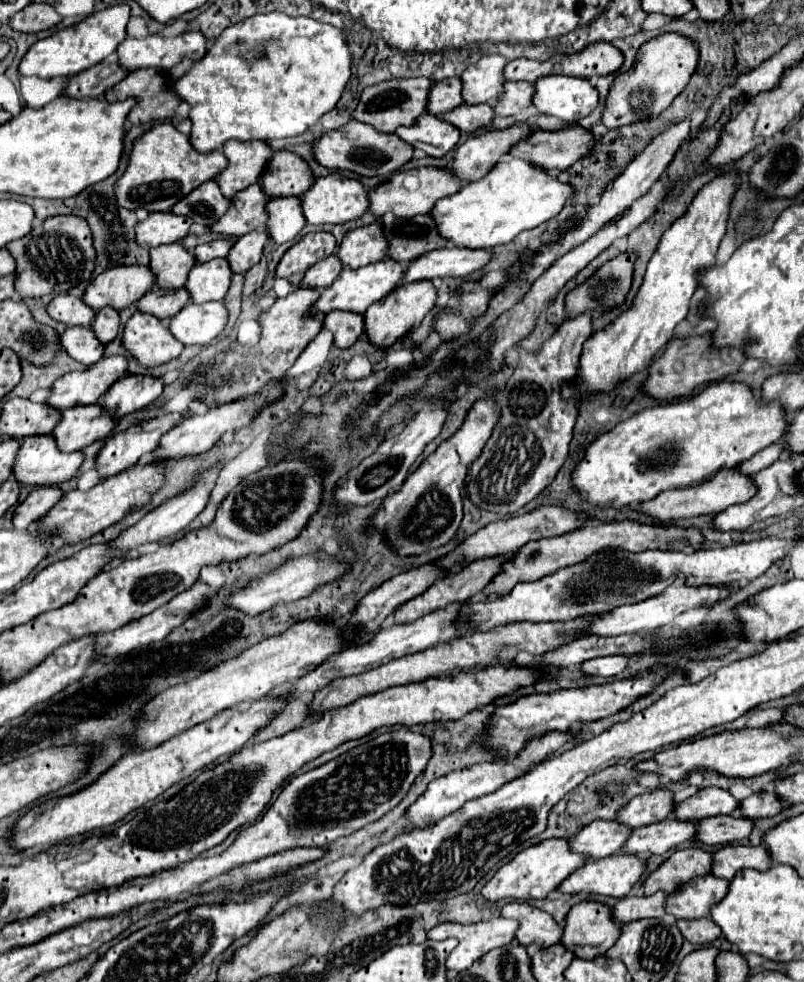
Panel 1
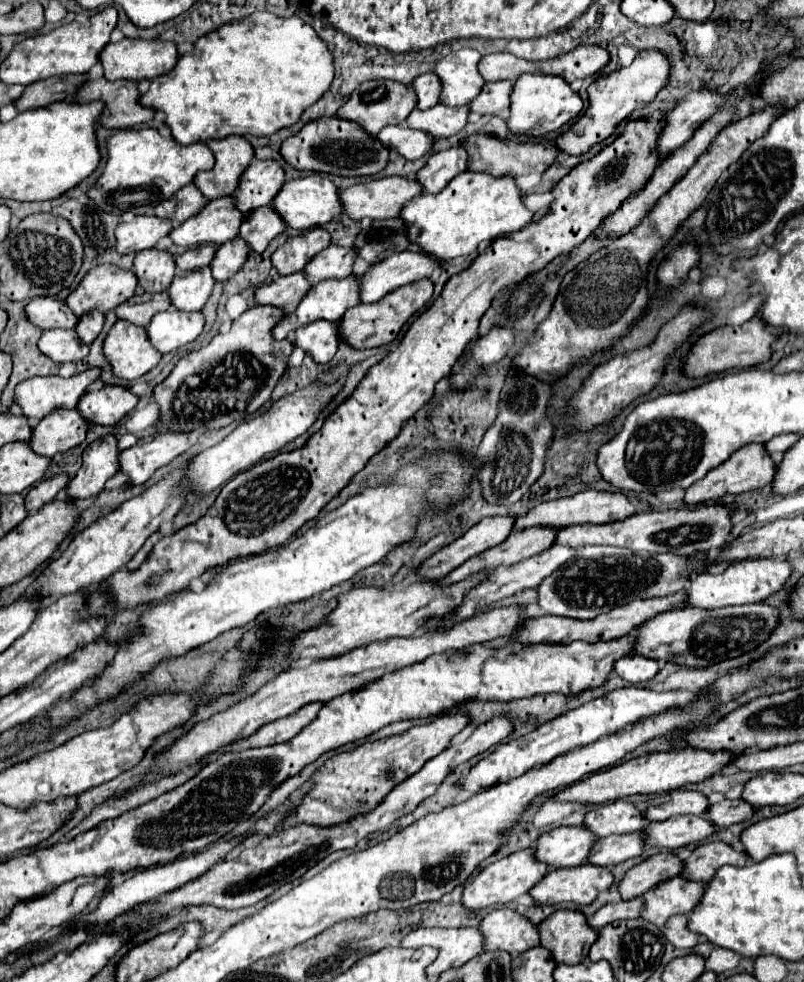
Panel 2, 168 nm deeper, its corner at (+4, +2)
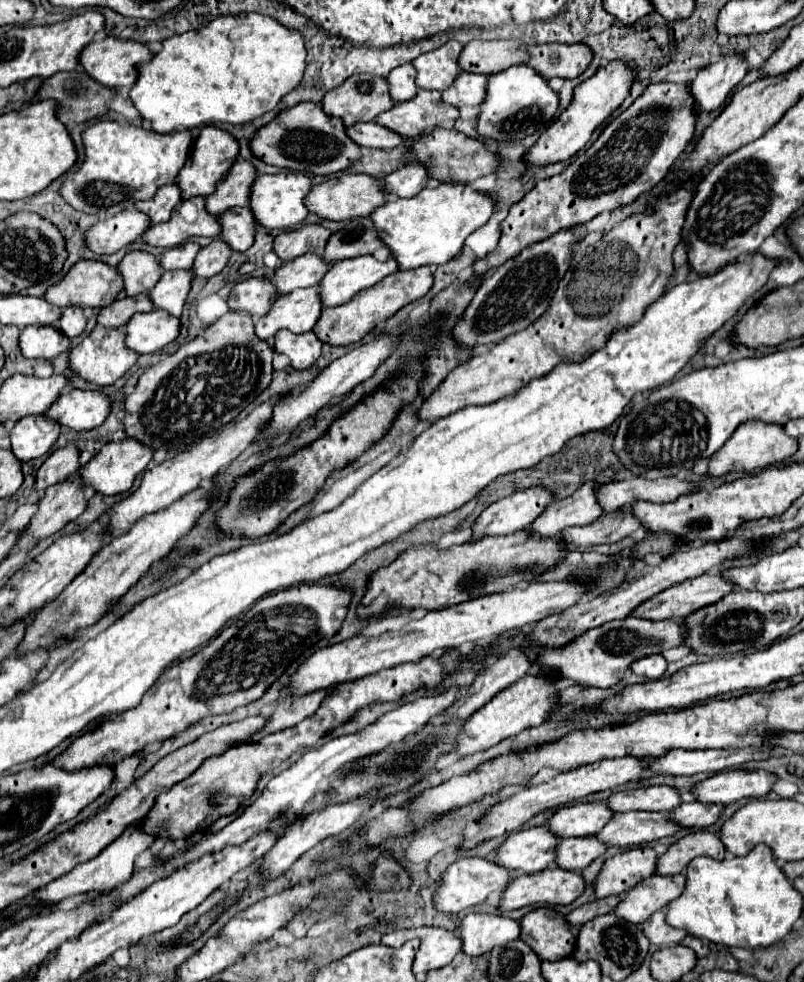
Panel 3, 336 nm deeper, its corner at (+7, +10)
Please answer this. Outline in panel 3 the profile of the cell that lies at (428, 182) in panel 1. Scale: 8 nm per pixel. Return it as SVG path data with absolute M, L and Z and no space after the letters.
M345 173L341 177L327 179L321 185L313 185L311 191L307 193L307 197L303 199L303 203L309 209L309 213L317 215L319 219L327 219L327 221L345 221L345 219L353 219L353 217L369 217L375 207L379 207L387 201L387 195L383 193L381 187L383 187L383 183L375 177L347 175Z

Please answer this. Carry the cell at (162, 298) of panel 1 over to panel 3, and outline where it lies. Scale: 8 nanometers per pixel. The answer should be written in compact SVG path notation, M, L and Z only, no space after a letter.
M139 295L139 297L123 297L113 301L111 305L103 307L97 315L97 323L103 327L121 327L125 325L135 313L147 313L151 311L153 305L151 301L147 301L147 295Z

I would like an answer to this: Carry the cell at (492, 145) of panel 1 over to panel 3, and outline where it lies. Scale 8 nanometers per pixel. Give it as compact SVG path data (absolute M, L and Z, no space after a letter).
M403 165L383 179L383 191L397 197L413 197L427 185L427 179L423 165Z

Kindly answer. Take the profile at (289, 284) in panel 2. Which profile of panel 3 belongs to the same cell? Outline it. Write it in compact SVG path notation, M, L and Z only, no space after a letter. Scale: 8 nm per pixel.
M261 277L261 279L245 279L241 283L235 283L227 303L231 311L247 313L253 319L259 319L263 317L263 313L267 313L267 309L275 299L277 295L273 295L273 285L265 277Z

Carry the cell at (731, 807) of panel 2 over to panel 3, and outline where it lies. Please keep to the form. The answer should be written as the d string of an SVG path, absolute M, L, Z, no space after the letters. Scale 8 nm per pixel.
M685 803L685 805L679 805L677 809L673 809L669 813L669 819L675 821L677 825L695 825L697 829L703 829L703 827L709 827L717 821L717 817L721 815L723 807L721 805L703 805L703 803Z

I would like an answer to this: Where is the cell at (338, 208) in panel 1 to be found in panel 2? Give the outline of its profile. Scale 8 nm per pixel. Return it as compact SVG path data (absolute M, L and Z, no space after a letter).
M322 173L286 181L282 191L278 193L278 199L272 201L272 207L278 209L278 213L284 217L288 227L294 227L298 231L308 231L312 227L320 227L320 225L332 221L334 217L338 217L344 209L344 205L340 201L340 189Z

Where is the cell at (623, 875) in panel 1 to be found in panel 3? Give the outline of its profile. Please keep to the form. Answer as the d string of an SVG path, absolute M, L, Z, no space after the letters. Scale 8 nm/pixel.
M559 867L545 869L533 875L511 877L501 895L499 909L513 911L525 905L569 905L585 889L585 881L577 871L563 871Z

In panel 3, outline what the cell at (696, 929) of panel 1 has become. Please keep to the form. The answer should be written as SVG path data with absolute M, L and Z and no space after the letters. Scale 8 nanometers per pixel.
M663 911L653 913L645 923L643 923L643 933L653 945L677 945L683 941L687 933L683 929L671 929L663 921Z

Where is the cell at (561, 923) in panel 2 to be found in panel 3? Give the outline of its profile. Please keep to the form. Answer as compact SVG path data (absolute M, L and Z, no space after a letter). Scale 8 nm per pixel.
M533 909L521 921L521 939L535 949L543 961L559 961L573 953L579 929L567 925L565 917L551 909Z

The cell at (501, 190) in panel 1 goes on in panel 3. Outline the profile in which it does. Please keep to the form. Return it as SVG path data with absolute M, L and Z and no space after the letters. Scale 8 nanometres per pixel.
M441 183L437 189L423 189L411 199L389 197L385 205L371 213L371 221L381 243L397 261L399 271L407 271L423 265L447 263L457 251L461 251L463 241L489 221L493 211L495 201L489 195L475 191L469 185Z

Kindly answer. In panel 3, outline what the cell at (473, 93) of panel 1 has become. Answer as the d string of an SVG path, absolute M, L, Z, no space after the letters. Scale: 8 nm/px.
M451 39L439 49L419 55L413 61L413 67L417 69L415 85L419 89L435 89L435 91L447 89L461 71L457 65L457 57L461 49L463 45Z

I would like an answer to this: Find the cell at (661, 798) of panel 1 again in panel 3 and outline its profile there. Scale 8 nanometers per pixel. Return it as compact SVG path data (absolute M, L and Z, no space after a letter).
M577 803L557 809L547 821L545 827L557 837L587 837L595 835L613 813L605 803Z

